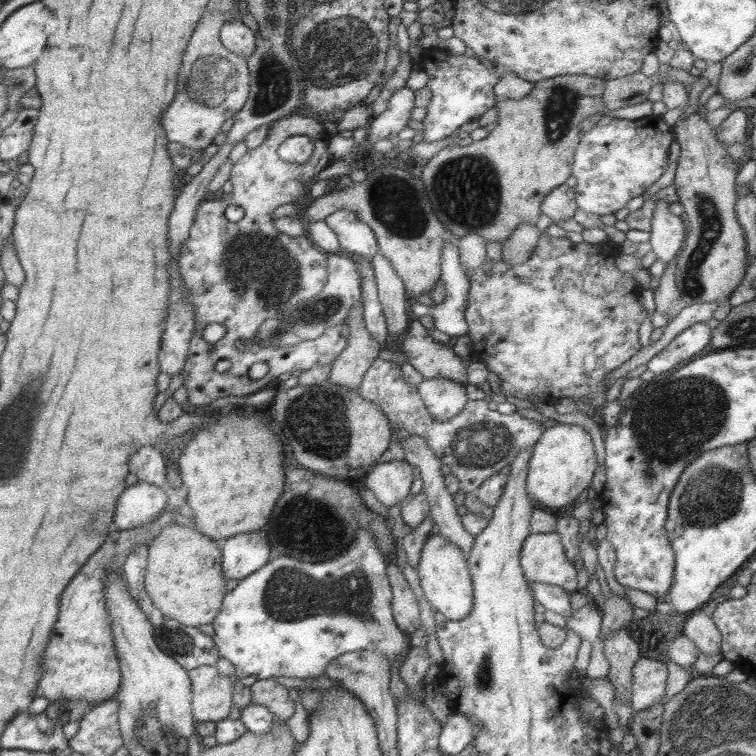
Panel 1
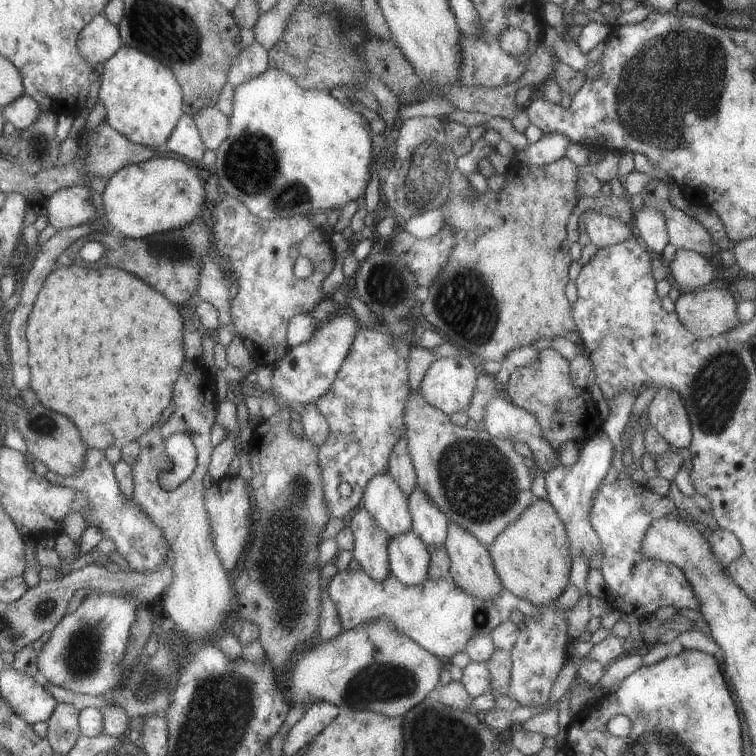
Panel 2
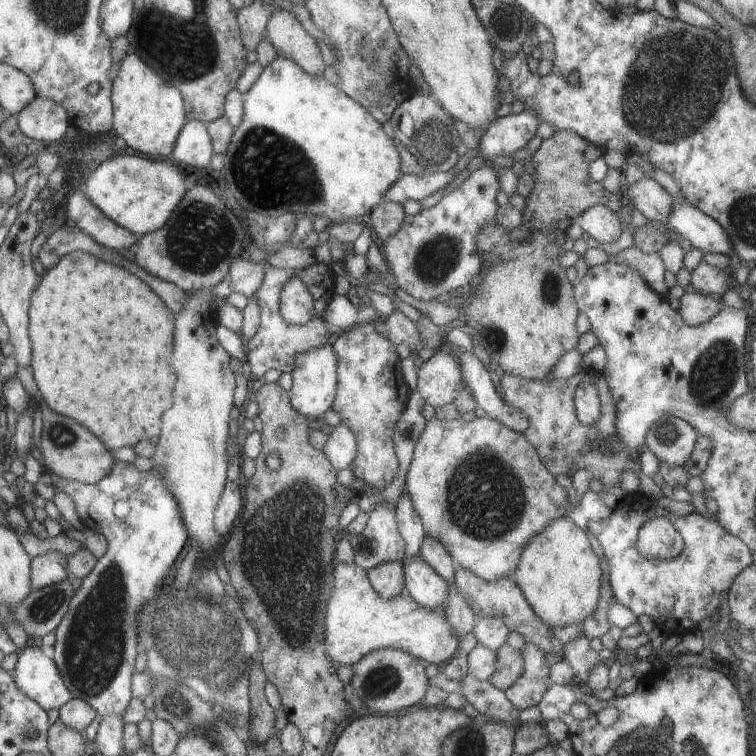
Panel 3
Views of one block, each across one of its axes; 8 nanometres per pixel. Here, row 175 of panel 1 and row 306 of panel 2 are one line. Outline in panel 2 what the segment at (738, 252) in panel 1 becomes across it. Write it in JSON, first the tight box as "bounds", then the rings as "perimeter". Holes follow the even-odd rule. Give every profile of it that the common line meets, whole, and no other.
{"bounds":[675,288,740,337],"perimeter":[[[710,288],[695,292],[693,290],[682,291],[680,298],[675,303],[676,315],[682,325],[695,336],[698,337],[718,337],[736,329],[740,324],[738,320],[736,296],[729,292],[728,288]]]}

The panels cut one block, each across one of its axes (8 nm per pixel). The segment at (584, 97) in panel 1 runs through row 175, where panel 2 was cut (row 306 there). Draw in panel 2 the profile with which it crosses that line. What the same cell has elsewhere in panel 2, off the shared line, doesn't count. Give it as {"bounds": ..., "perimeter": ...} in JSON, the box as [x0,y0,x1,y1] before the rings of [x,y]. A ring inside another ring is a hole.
{"bounds":[422,157,581,365],"perimeter":[[[567,157],[560,158],[552,164],[543,166],[523,164],[519,161],[513,161],[508,172],[505,174],[506,182],[504,188],[500,192],[488,190],[486,193],[477,192],[471,186],[468,178],[456,170],[451,177],[451,192],[442,206],[443,218],[445,225],[450,225],[455,234],[456,245],[452,250],[445,270],[434,280],[429,287],[430,294],[428,300],[422,304],[422,315],[426,320],[434,326],[434,328],[442,328],[446,339],[461,349],[467,355],[470,355],[477,362],[496,361],[506,365],[507,355],[515,349],[520,349],[532,345],[539,338],[557,338],[565,337],[570,340],[578,340],[580,338],[576,326],[574,325],[572,310],[573,306],[568,302],[566,297],[566,287],[570,282],[569,267],[571,266],[571,242],[567,238],[567,224],[574,210],[579,203],[579,193],[577,190],[577,181],[581,173],[579,167]]]}

